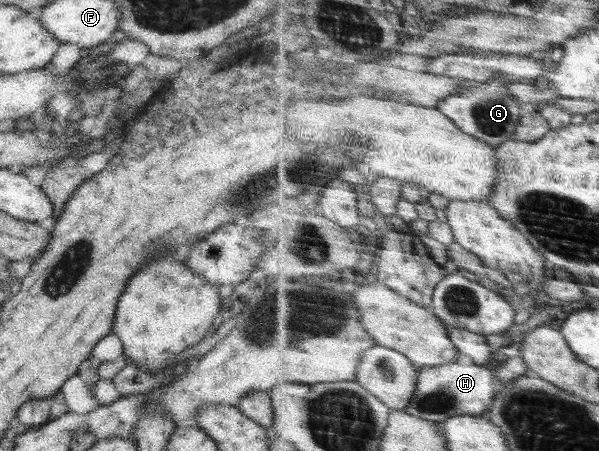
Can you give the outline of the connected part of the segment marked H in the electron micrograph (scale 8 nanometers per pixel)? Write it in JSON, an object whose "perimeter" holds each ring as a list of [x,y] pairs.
{"perimeter":[[[459,362],[436,367],[419,368],[420,379],[414,400],[407,411],[419,418],[442,423],[450,418],[461,415],[486,415],[485,410],[493,404],[501,383],[496,370],[476,362]]]}

